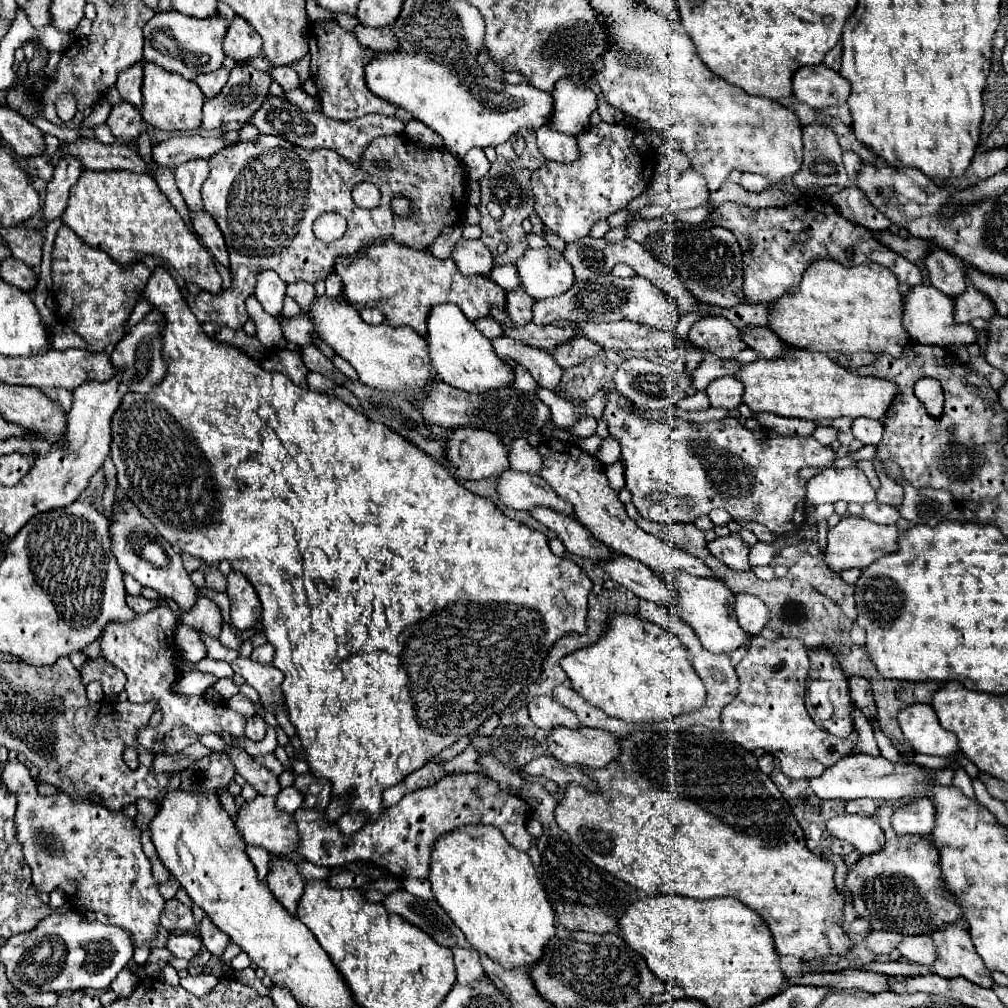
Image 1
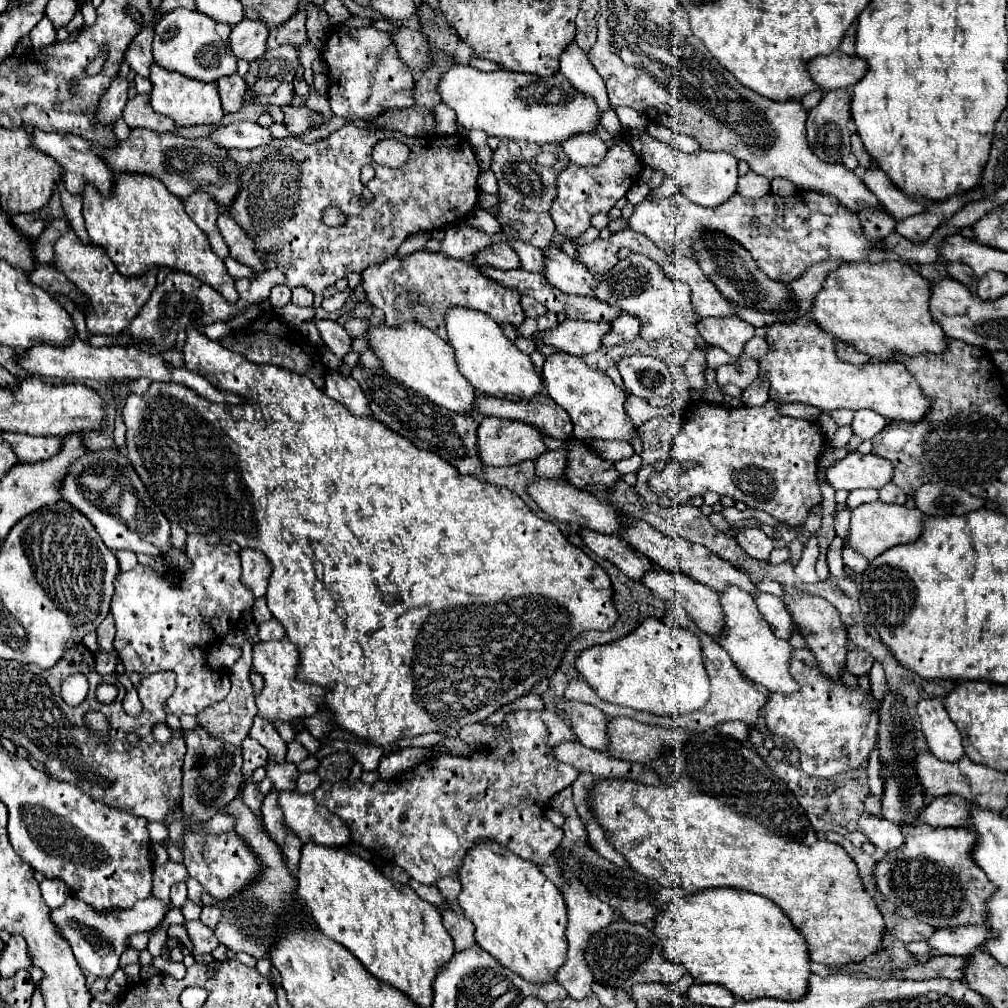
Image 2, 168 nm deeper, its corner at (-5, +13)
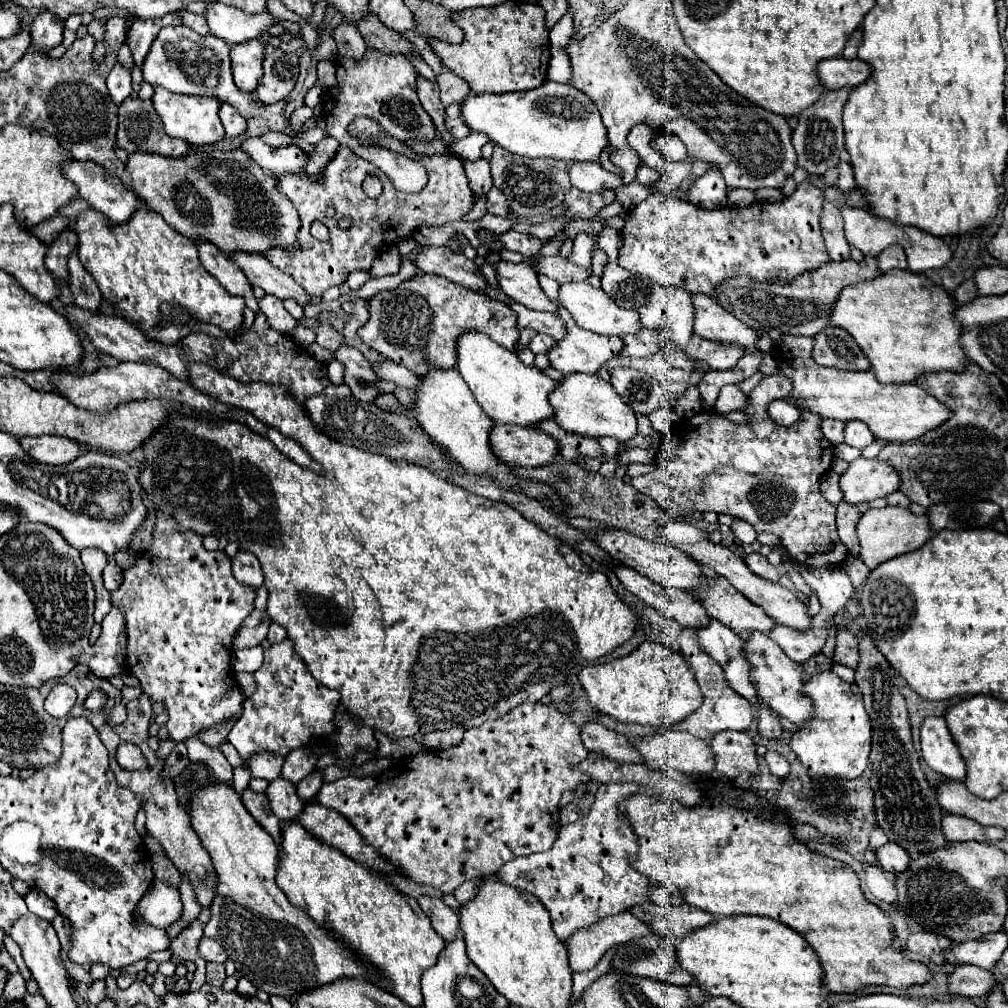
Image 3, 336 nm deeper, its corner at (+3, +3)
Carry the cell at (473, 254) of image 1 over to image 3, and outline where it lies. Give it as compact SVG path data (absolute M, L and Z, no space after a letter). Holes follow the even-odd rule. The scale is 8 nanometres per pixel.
M499 262L495 264L497 278L501 284L501 290L515 302L531 308L531 310L541 310L541 312L551 312L557 314L559 306L543 294L539 282L537 282L537 272L527 264L511 264L511 262Z

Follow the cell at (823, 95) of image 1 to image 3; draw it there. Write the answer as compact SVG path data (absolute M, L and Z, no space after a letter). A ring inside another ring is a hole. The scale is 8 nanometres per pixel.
M829 58L829 60L821 60L819 66L819 78L827 88L855 88L861 82L865 82L873 68L863 62L863 60L845 60L845 58Z

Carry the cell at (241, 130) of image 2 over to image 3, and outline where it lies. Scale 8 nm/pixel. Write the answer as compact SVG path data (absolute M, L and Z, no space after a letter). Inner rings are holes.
M249 138L243 142L241 148L263 168L265 174L271 174L275 178L285 174L307 176L305 166L309 156L295 144L285 148L271 148L261 138Z

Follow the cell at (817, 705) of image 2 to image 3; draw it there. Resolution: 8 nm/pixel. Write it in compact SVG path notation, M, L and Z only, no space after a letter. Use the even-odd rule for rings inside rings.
M819 672L809 678L807 692L815 702L817 716L797 730L791 738L791 750L799 756L801 764L811 774L857 778L865 772L871 752L871 722L863 706L863 694L857 684L843 682L837 674ZM853 690L853 692L851 692Z

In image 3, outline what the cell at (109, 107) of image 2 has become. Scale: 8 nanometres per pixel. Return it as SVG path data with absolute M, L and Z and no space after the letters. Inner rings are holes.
M117 62L107 76L107 88L115 104L121 104L131 94L131 72Z

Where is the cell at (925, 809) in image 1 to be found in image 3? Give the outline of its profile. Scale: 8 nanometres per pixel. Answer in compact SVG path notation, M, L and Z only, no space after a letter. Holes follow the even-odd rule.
M945 814L943 818L943 832L951 842L987 842L985 828L975 824L973 820L967 820L965 816L955 816L955 814Z

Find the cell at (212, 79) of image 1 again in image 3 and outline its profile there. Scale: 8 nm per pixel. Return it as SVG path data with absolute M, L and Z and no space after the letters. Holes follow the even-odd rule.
M221 104L221 110L219 110L219 118L225 126L225 132L227 132L227 138L237 138L239 134L243 134L247 130L247 122L241 114L235 112L235 108L231 108L229 104Z

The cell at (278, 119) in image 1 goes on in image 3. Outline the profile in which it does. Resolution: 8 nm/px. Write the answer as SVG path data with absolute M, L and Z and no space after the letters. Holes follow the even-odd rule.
M449 118L447 128L451 128L451 134L453 134L455 140L459 140L459 138L463 138L463 136L467 136L471 132L461 118Z

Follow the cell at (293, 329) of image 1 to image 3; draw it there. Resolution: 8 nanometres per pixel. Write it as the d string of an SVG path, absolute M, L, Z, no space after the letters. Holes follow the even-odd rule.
M343 346L339 348L335 358L345 366L345 384L351 388L351 394L357 400L371 404L377 396L383 394L375 384L379 376L373 372L373 366L357 348Z

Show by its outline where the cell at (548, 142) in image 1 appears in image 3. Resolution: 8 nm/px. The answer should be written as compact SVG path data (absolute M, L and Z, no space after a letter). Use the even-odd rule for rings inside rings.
M567 164L571 184L583 192L601 192L617 190L623 186L621 176L607 172L601 164Z

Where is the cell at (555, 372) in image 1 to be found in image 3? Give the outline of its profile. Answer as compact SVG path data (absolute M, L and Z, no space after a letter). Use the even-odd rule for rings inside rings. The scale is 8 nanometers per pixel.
M567 374L549 396L549 402L555 408L555 420L559 420L559 424L563 424L563 428L569 432L579 432L581 436L595 438L613 436L617 440L629 440L637 436L635 412L619 398L615 388L597 374Z

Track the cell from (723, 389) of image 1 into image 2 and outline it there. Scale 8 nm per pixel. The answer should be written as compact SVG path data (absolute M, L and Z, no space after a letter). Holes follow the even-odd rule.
M739 356L739 360L735 364L719 366L715 372L717 372L717 382L721 386L735 384L745 390L753 380L759 378L759 362L751 360L747 356Z

